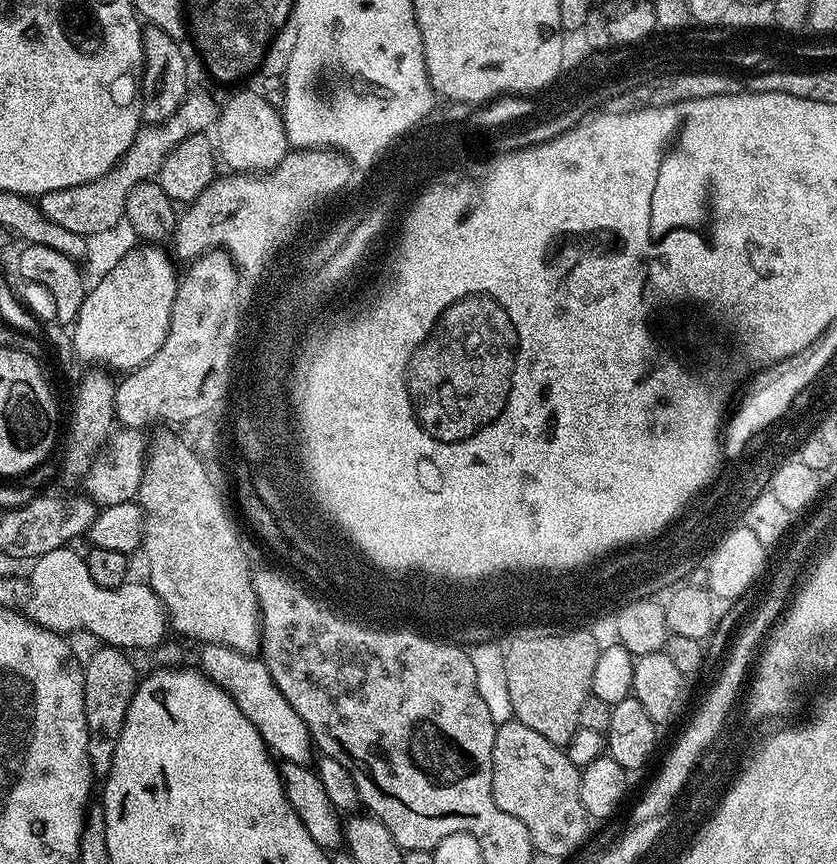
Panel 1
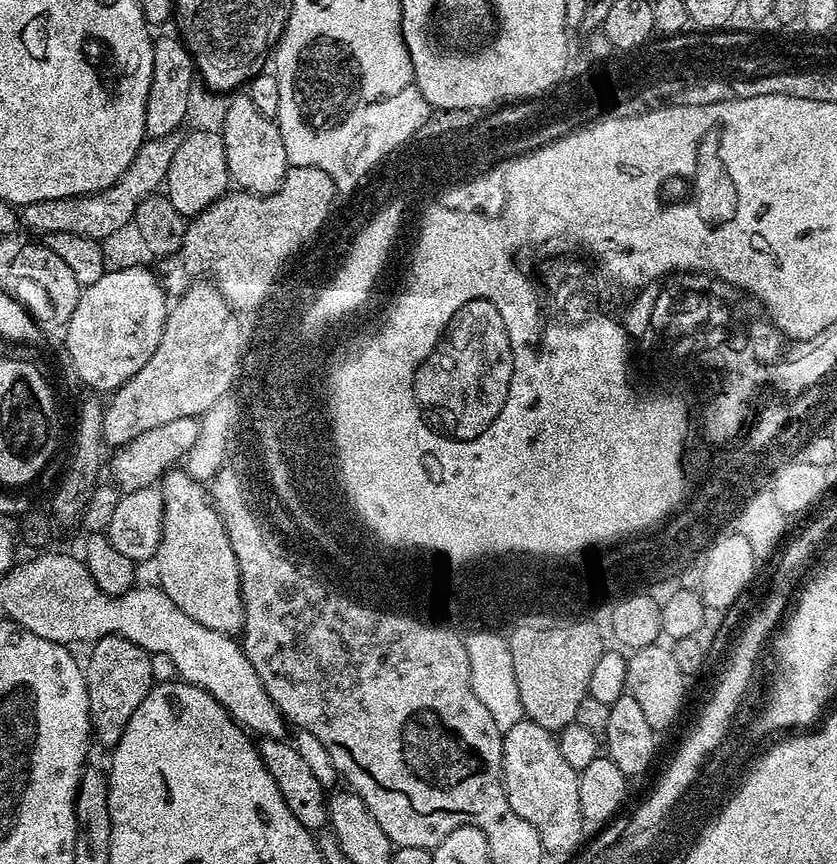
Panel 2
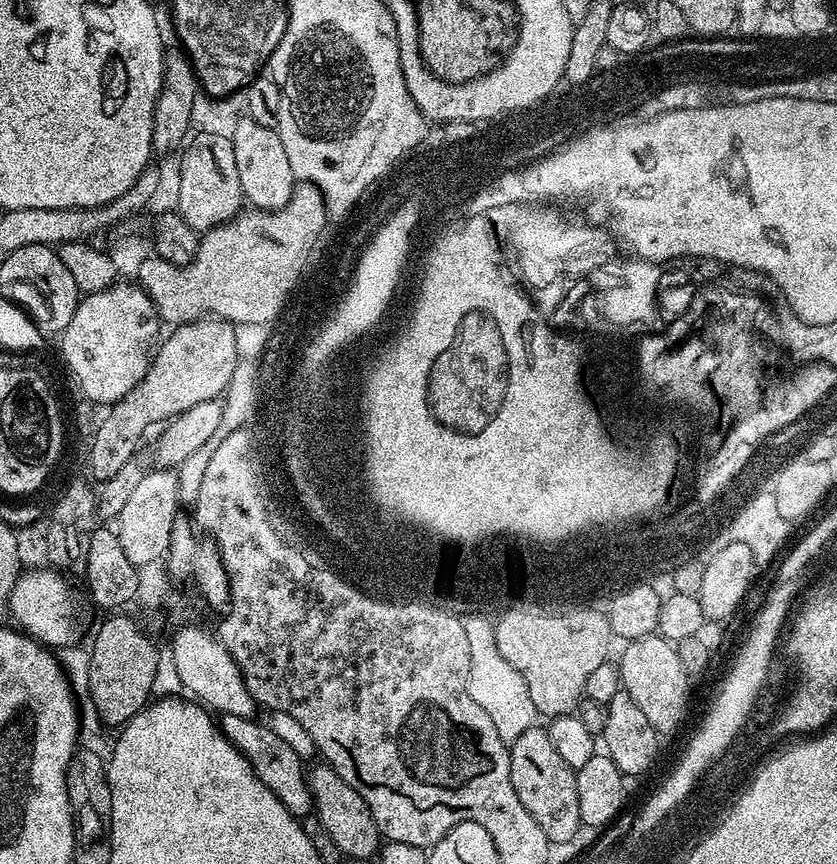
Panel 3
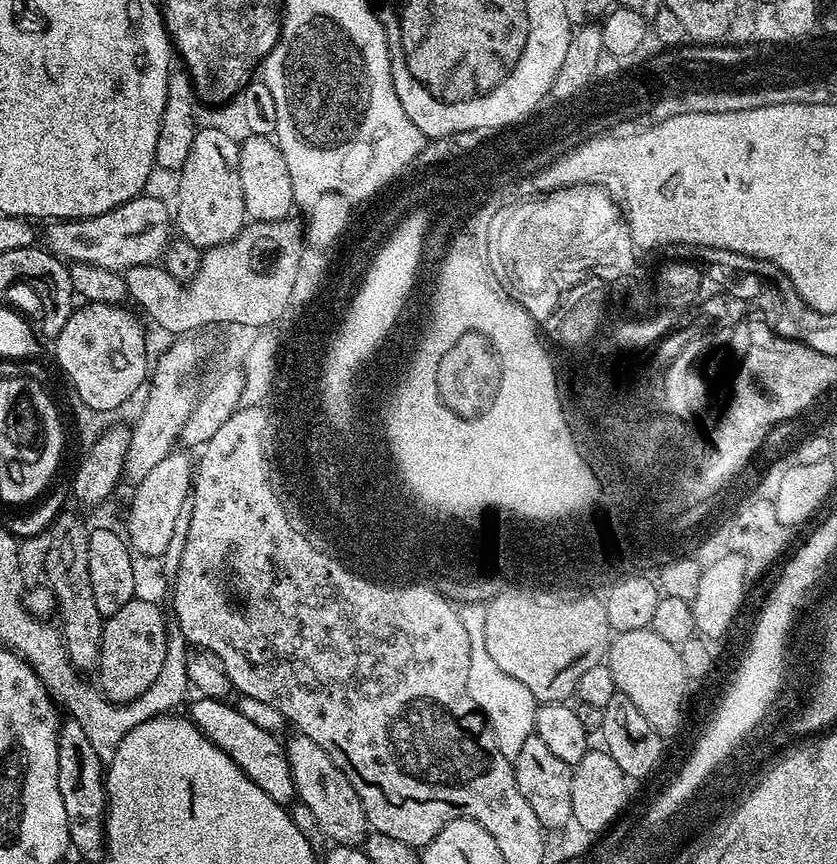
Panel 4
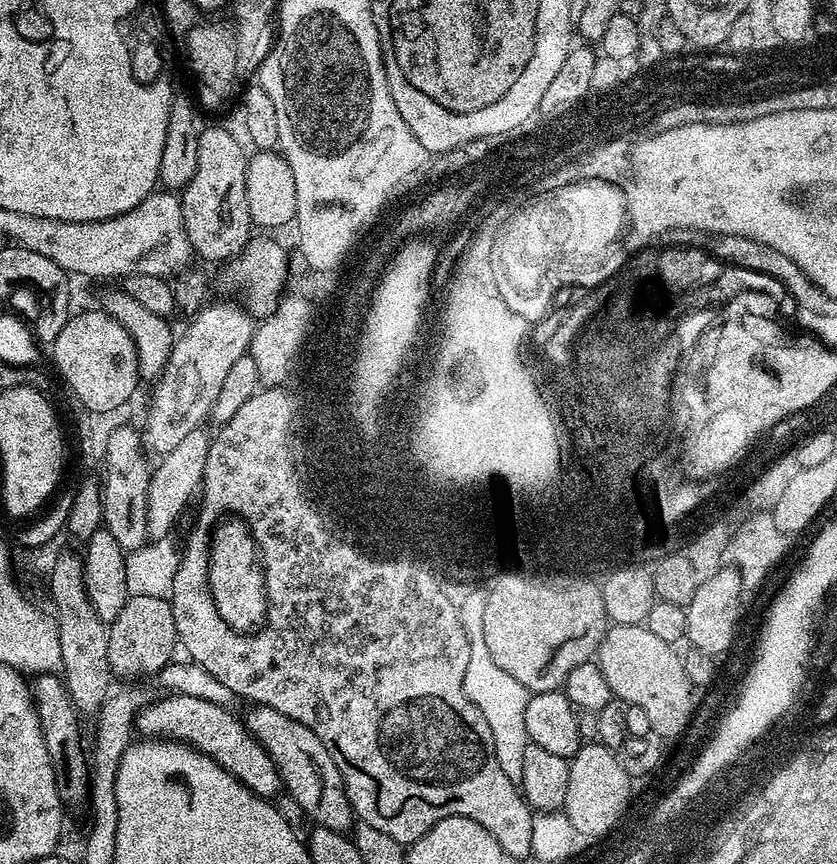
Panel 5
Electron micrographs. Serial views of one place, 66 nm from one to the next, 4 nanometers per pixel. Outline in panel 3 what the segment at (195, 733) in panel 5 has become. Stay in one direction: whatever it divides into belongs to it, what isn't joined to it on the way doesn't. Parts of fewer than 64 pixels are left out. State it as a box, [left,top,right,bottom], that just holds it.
[218,714,313,818]

